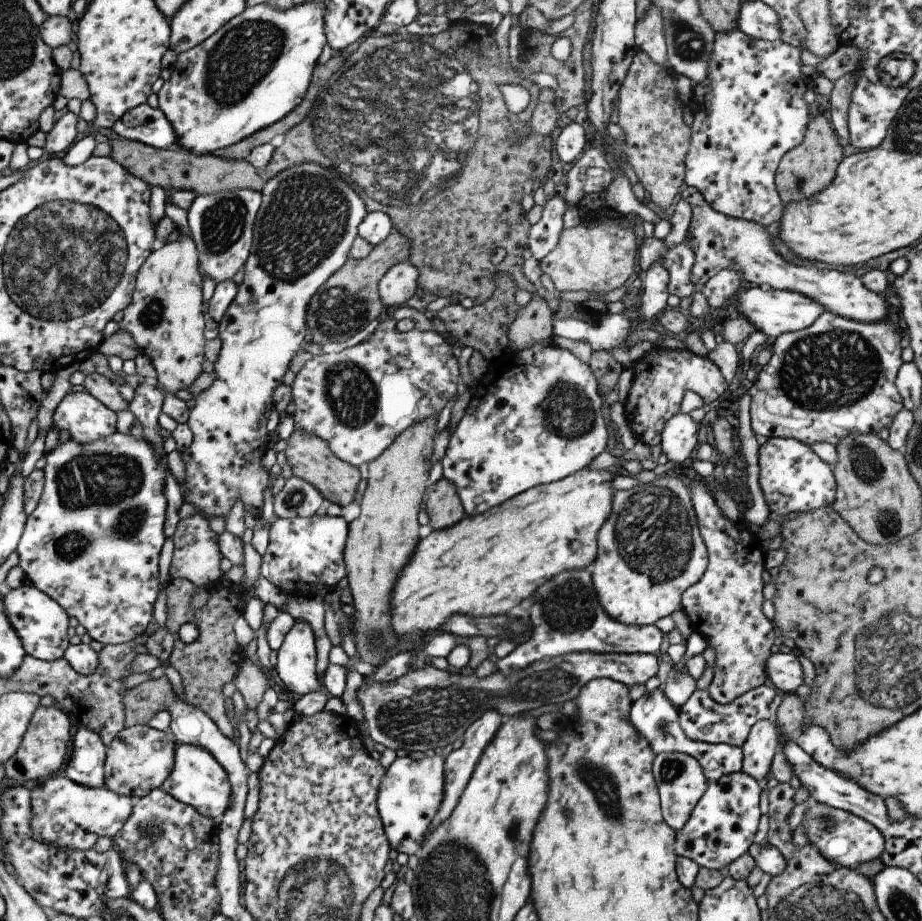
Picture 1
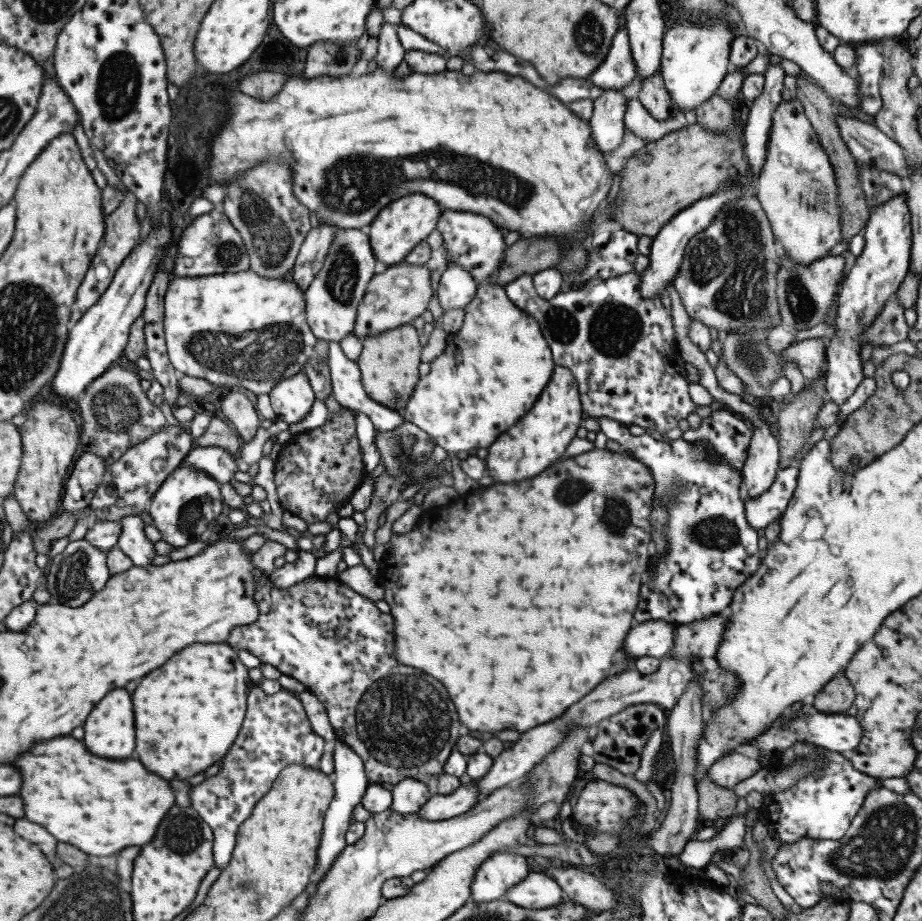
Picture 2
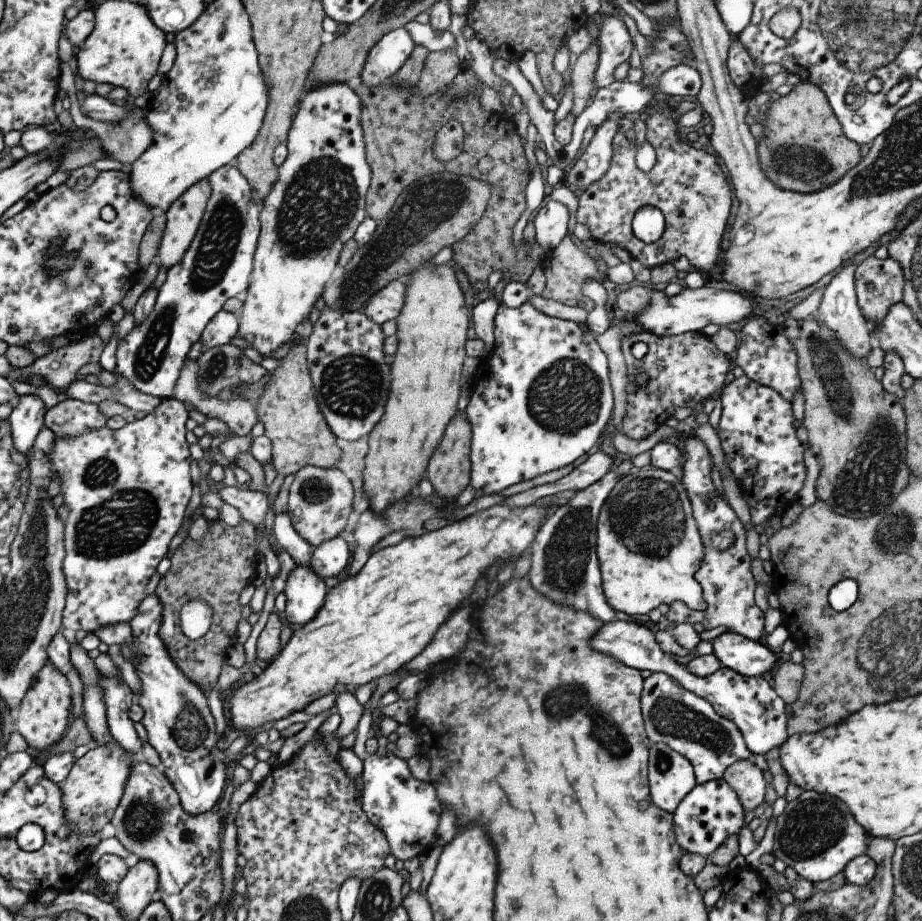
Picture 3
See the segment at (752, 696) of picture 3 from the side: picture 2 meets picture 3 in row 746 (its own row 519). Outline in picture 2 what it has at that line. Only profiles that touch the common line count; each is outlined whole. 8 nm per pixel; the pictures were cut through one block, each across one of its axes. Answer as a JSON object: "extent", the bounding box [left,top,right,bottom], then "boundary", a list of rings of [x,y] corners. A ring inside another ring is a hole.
{"extent":[741,464,799,530],"boundary":[[[797,464],[780,468],[774,483],[757,498],[747,496],[747,492],[741,489],[746,518],[756,530],[765,529],[776,518],[780,520],[796,490],[799,472]]]}

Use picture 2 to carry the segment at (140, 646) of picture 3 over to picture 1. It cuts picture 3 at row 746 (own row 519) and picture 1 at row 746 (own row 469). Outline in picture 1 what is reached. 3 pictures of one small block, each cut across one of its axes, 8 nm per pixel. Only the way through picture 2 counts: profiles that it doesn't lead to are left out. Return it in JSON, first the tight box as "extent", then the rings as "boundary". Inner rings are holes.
{"extent":[161,744,231,820],"boundary":[[[176,744],[172,772],[164,780],[161,788],[176,800],[196,808],[198,814],[208,816],[208,818],[220,820],[226,812],[226,808],[228,808],[228,802],[230,802],[231,788],[226,770],[222,768],[220,762],[208,750],[204,750],[200,746]]]}

